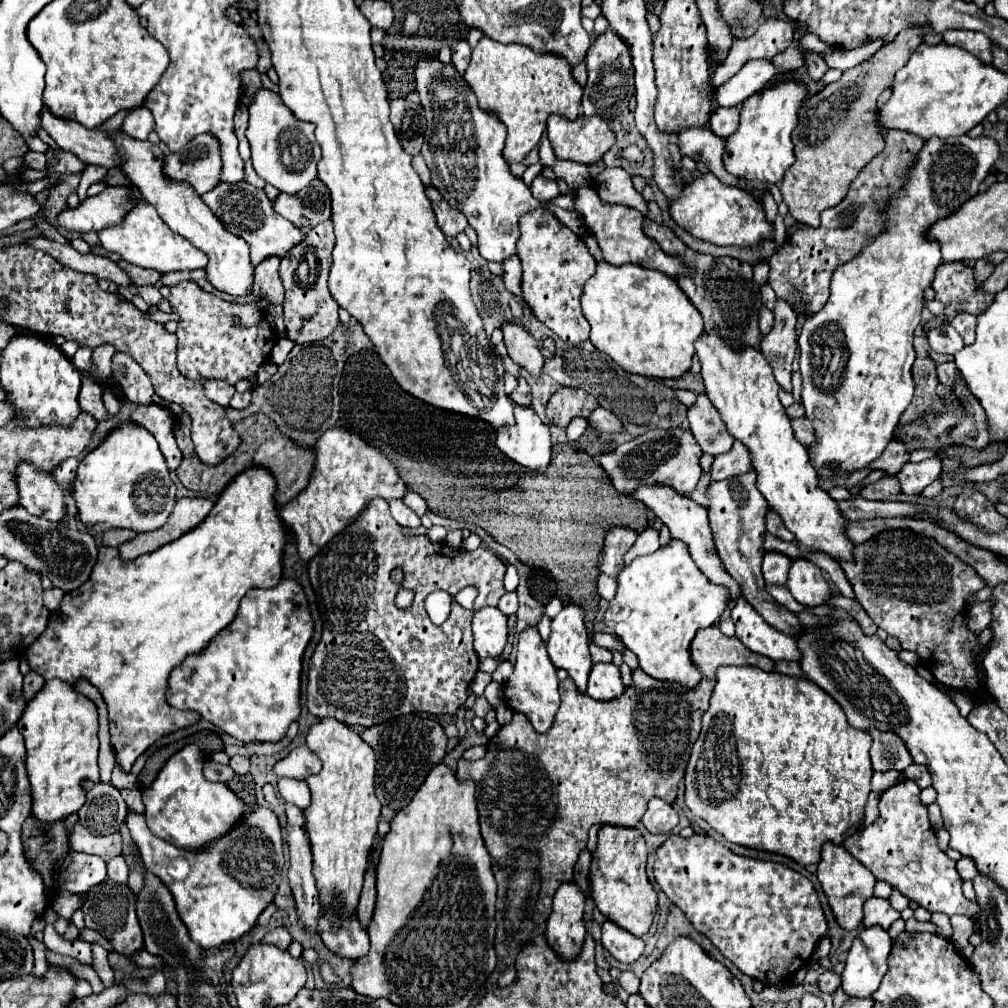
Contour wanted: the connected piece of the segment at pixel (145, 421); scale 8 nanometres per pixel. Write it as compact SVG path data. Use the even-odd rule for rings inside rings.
M151 404L151 406L135 406L133 412L133 422L147 426L147 430L157 438L159 448L167 460L169 470L177 470L181 464L181 452L177 448L175 436L173 436L173 416L169 414L167 408Z

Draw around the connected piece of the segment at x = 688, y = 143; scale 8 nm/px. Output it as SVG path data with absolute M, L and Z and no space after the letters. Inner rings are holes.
M691 128L691 130L681 132L679 150L685 156L699 158L709 168L709 172L713 172L723 184L729 184L729 186L739 184L739 180L723 168L721 156L725 150L725 140L713 134L709 128Z

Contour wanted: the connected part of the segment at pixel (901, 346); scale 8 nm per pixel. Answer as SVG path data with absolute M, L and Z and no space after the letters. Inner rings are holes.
M931 138L909 170L905 188L893 198L887 208L887 232L873 238L857 258L839 266L831 280L831 296L823 310L807 318L799 332L799 370L803 378L801 400L805 416L813 422L817 444L809 446L811 462L823 480L833 480L839 472L855 472L867 468L881 456L893 438L901 414L913 400L911 366L915 360L913 330L921 322L923 292L931 286L937 266L941 264L941 250L937 242L927 240L927 230L939 218L953 214L961 204L979 192L979 184L989 174L993 162L999 158L999 146L993 138ZM825 462L839 464L837 472L829 472Z

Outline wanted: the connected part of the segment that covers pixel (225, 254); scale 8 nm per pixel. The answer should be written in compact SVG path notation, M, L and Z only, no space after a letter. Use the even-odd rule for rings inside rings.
M117 130L115 134L111 134L111 138L115 138L121 154L123 154L123 172L127 174L127 178L141 190L143 200L147 200L149 204L153 204L159 212L159 216L165 220L165 224L175 230L177 234L181 234L183 238L187 238L193 246L197 246L199 250L203 250L209 256L209 264L205 268L207 272L207 280L219 290L219 292L227 292L231 296L247 296L253 290L253 264L249 260L249 246L243 238L237 238L235 234L231 234L215 216L213 212L203 204L201 196L197 196L197 192L193 192L189 186L185 186L185 182L169 182L169 178L163 176L163 152L159 150L159 146L151 144L149 140L141 142L141 140L133 140L129 136L121 136L121 132Z

